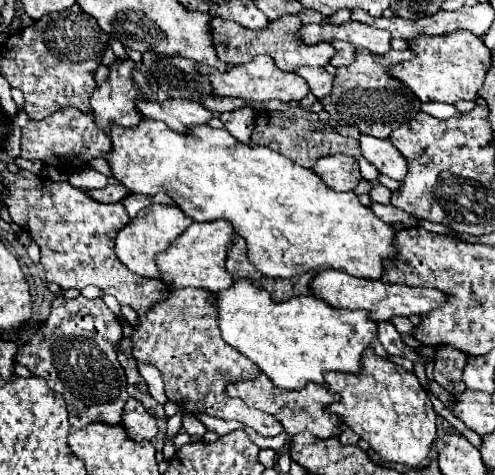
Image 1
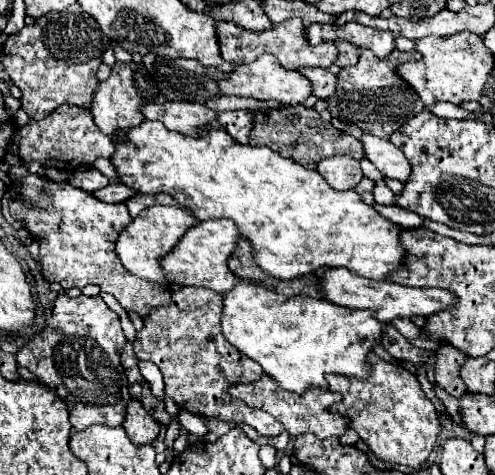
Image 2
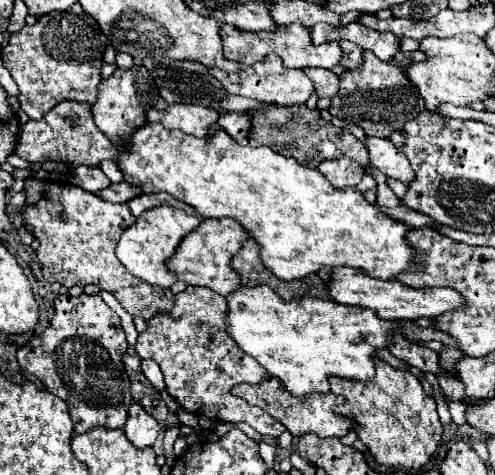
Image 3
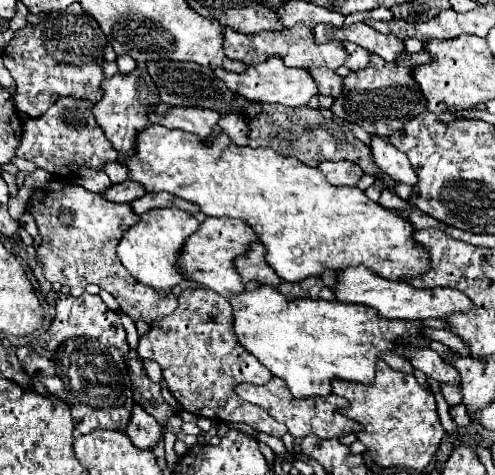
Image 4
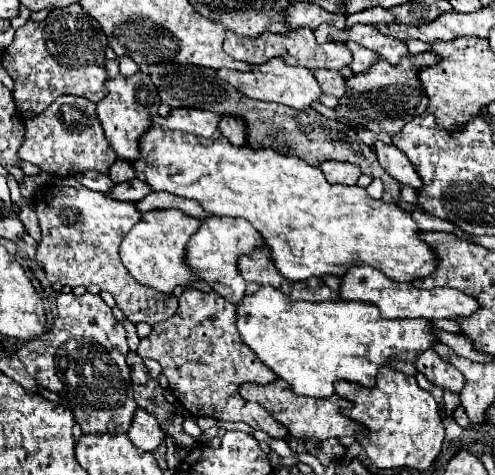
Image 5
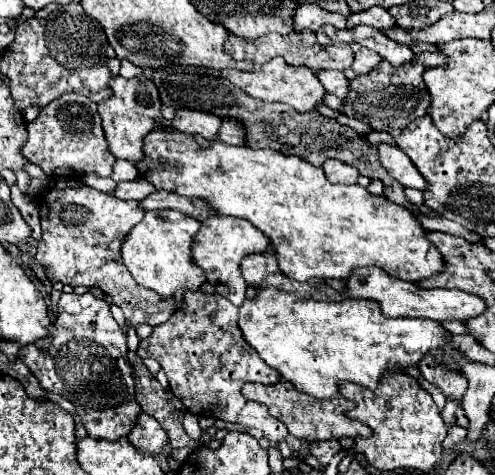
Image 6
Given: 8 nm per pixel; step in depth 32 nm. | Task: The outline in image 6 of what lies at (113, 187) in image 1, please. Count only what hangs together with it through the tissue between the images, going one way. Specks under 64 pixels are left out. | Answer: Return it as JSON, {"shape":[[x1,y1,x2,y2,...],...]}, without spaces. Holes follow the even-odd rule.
{"shape":[[136,178,136,180,130,180,130,182,120,182,116,186,116,196,120,200,144,200,148,194,152,194,154,188,152,184,148,184,148,180,142,180,142,178]]}

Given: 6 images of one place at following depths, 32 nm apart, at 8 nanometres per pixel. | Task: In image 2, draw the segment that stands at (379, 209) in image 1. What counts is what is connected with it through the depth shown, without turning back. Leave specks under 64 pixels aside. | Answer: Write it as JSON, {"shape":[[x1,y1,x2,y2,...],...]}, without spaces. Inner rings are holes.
{"shape":[[374,204,374,210,386,218,388,222,394,222,394,224,400,224,402,228,416,228,416,226,422,226,424,218,414,214,414,212,408,212,404,208,398,208,398,206,380,206,380,204]]}

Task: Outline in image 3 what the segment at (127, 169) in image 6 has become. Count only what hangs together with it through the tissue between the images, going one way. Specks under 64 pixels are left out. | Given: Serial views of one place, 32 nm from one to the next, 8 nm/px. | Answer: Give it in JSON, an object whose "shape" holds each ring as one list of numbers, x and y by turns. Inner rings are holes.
{"shape":[[102,160,98,166,100,166,102,172,110,178,110,182,120,182,120,180,124,180,124,174,120,172,120,168,116,166,114,160,112,160,112,162,110,162,110,160]]}

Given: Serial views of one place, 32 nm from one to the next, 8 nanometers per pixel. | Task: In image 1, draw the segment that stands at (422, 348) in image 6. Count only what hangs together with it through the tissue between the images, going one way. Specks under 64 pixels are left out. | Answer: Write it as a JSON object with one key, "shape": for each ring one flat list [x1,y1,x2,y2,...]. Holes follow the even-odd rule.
{"shape":[[236,278,230,288,216,294,214,302,218,310,220,332,226,344,248,356,270,380,276,388,296,390,302,388,306,382,316,382,324,386,324,372,338,370,338,372,360,372,360,356,364,348,378,336,378,326,374,320,368,318,364,310,336,310,314,296,294,296,286,302,274,302,266,290,256,288,244,278]]}

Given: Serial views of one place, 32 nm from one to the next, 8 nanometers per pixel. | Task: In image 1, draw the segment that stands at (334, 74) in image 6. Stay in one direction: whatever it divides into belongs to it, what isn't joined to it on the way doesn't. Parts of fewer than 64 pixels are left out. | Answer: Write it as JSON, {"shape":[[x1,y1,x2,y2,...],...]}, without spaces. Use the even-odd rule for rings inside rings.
{"shape":[[304,66,304,68,296,68,296,74,306,80,306,84,310,86,310,92,316,98,322,98,322,96,330,94,330,90,332,90,332,78,334,76,328,74,324,68]]}

